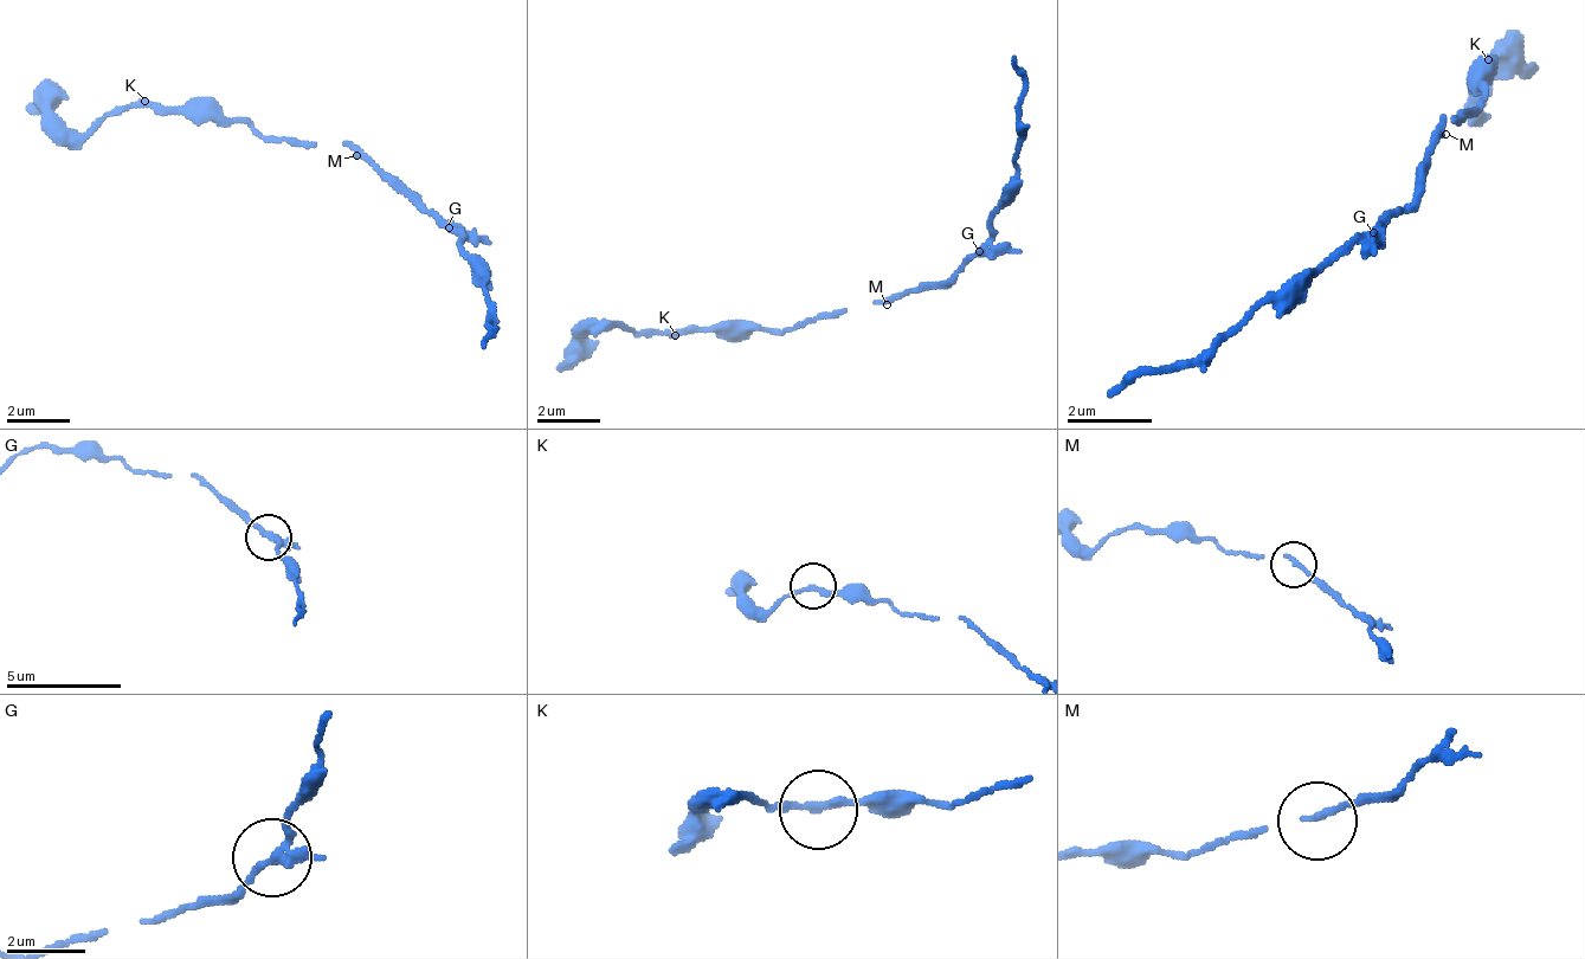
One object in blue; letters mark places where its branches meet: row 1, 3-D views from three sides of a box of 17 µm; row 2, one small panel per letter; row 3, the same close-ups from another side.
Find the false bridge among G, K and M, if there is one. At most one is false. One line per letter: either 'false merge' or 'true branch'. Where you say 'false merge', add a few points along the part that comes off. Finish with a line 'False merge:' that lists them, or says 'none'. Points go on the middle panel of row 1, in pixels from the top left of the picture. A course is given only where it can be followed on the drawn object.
G: false merge | (980, 249), (1019, 179), (1019, 101), (1028, 77), (1012, 53)
K: true branch
M: true branch
False merge: G

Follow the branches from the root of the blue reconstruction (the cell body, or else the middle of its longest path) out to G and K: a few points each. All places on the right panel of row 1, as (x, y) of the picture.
G: (1435, 123), (1435, 145), (1424, 155), (1424, 187), (1403, 208), (1392, 208), (1371, 230)
K: (1435, 123), (1445, 113), (1467, 113), (1477, 102), (1477, 70), (1488, 59)

